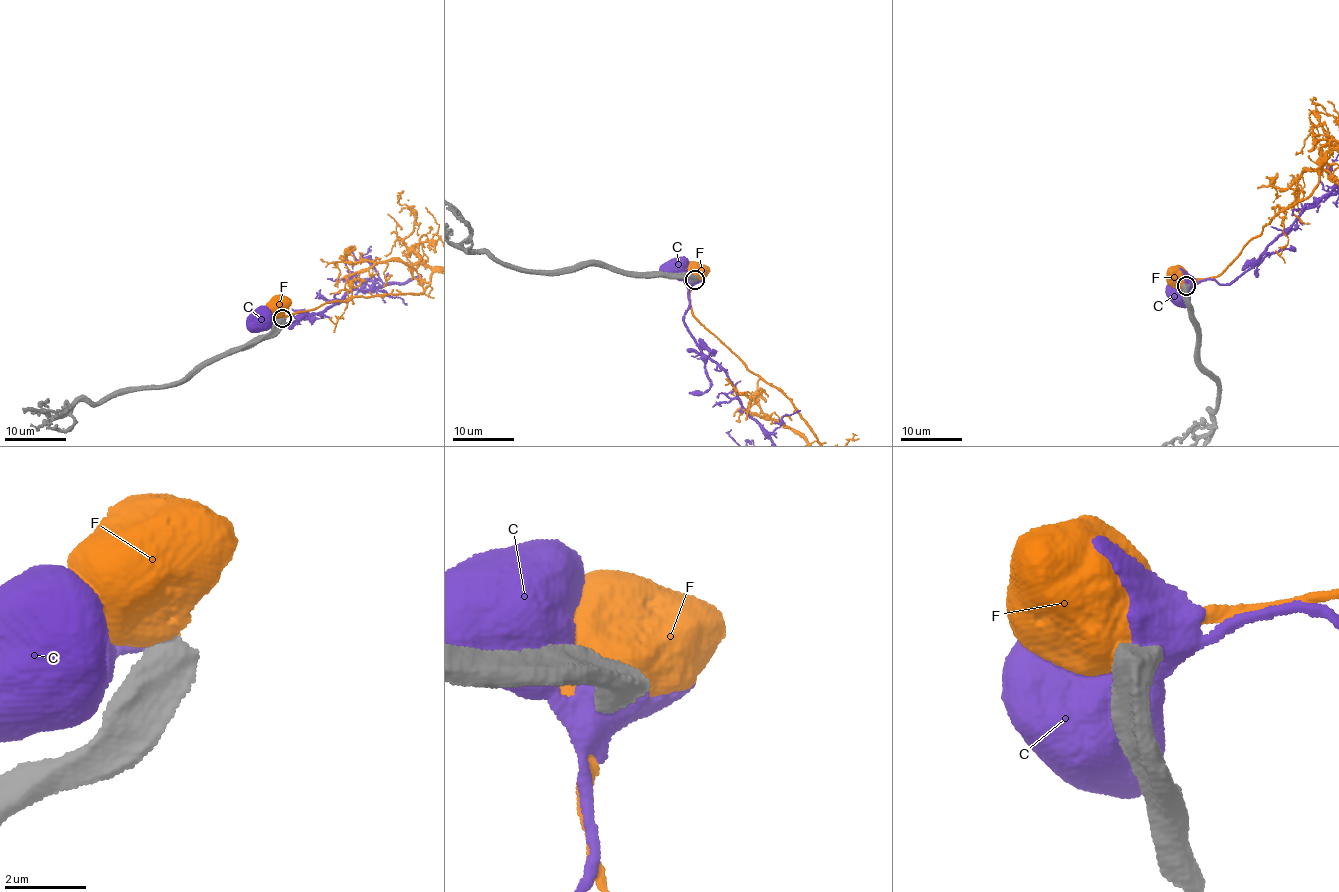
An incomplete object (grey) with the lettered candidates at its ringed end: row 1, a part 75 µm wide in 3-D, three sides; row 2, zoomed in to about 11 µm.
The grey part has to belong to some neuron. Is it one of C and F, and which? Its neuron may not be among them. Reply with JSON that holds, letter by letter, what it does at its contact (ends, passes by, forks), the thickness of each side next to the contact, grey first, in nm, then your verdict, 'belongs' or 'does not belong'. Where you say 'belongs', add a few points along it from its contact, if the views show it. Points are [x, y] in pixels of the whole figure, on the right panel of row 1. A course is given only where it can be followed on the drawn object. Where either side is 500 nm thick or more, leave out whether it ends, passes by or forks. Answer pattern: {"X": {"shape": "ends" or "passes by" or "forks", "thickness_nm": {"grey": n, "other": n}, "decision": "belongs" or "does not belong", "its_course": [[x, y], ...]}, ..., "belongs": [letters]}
{"C": {"thickness_nm": {"grey": 700, "other": 650}, "decision": "does not belong"}, "F": {"thickness_nm": {"grey": 750, "other": 1050}, "decision": "does not belong"}, "belongs": []}

